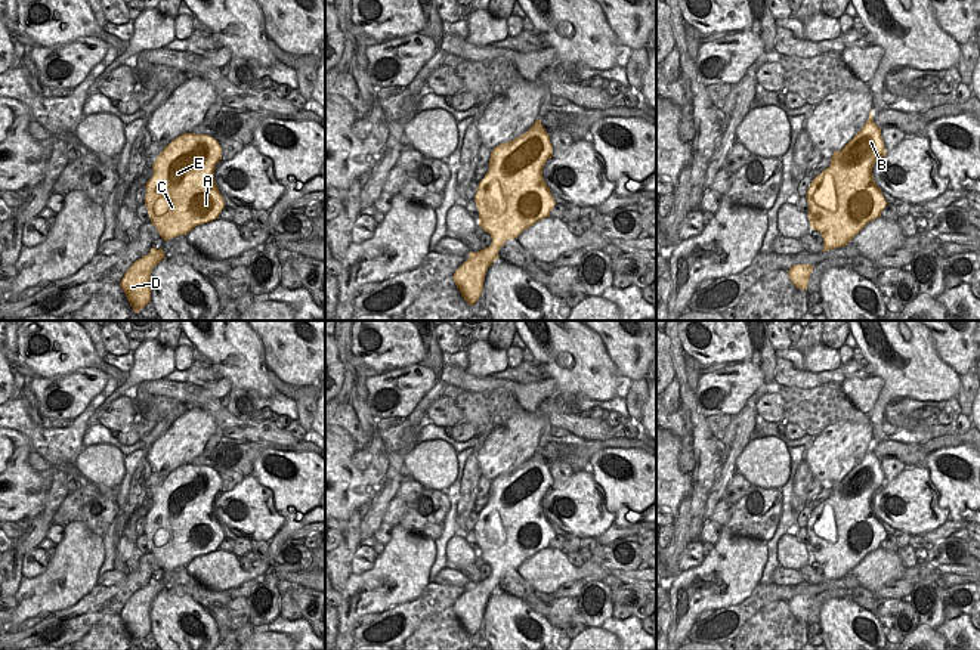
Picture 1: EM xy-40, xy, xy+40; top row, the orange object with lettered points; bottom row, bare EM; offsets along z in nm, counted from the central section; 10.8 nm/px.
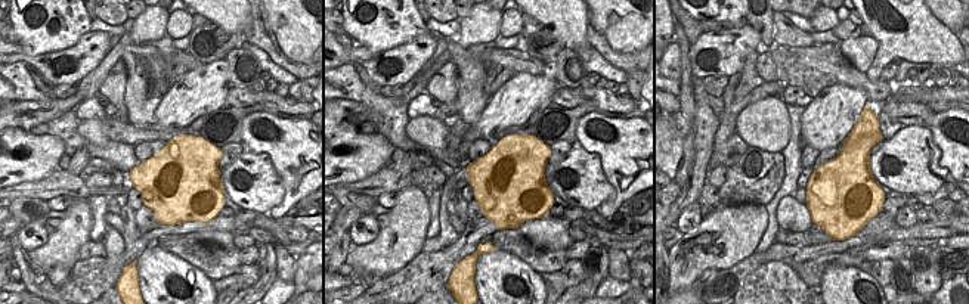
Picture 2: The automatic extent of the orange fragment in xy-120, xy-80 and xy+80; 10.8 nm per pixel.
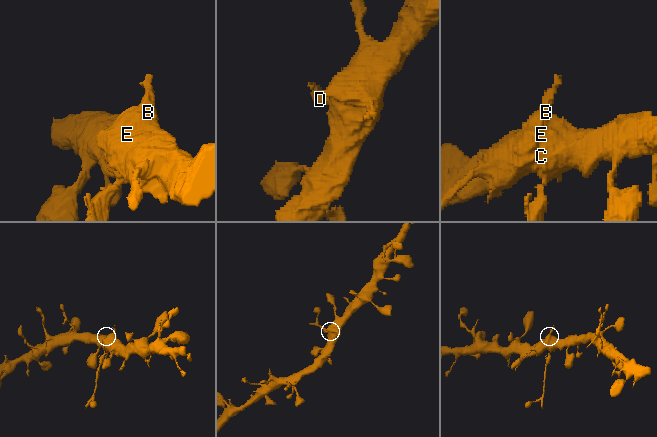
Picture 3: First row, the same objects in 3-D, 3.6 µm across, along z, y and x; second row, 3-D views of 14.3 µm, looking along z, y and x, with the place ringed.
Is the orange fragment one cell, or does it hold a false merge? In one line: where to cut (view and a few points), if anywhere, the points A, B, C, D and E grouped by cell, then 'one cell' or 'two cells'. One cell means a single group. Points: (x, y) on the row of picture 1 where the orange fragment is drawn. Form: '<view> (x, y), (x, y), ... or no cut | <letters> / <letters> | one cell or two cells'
xy (492, 243), (500, 247) | A B C E / D | two cells

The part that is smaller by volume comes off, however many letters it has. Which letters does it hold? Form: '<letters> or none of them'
D

